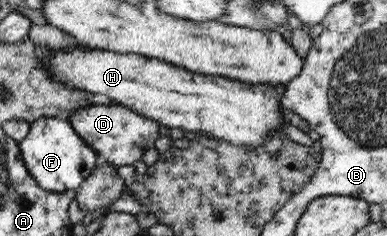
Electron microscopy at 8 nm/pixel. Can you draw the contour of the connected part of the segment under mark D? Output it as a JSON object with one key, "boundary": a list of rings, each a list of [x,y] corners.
{"boundary":[[[110,103],[81,105],[63,117],[91,150],[107,158],[114,166],[135,164],[149,148],[154,147],[157,138],[164,133],[156,122],[135,114],[133,110]]]}

